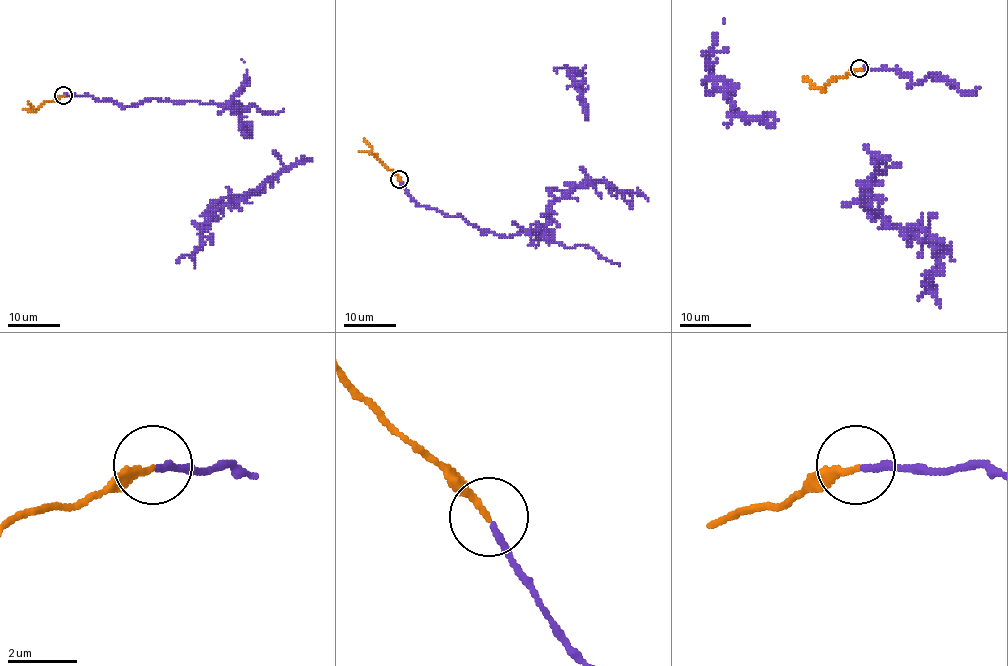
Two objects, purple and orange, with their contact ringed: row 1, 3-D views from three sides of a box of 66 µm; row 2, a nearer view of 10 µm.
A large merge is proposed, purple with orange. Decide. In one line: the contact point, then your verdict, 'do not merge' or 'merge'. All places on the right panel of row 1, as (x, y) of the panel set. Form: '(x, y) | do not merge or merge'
(859, 68) | merge

